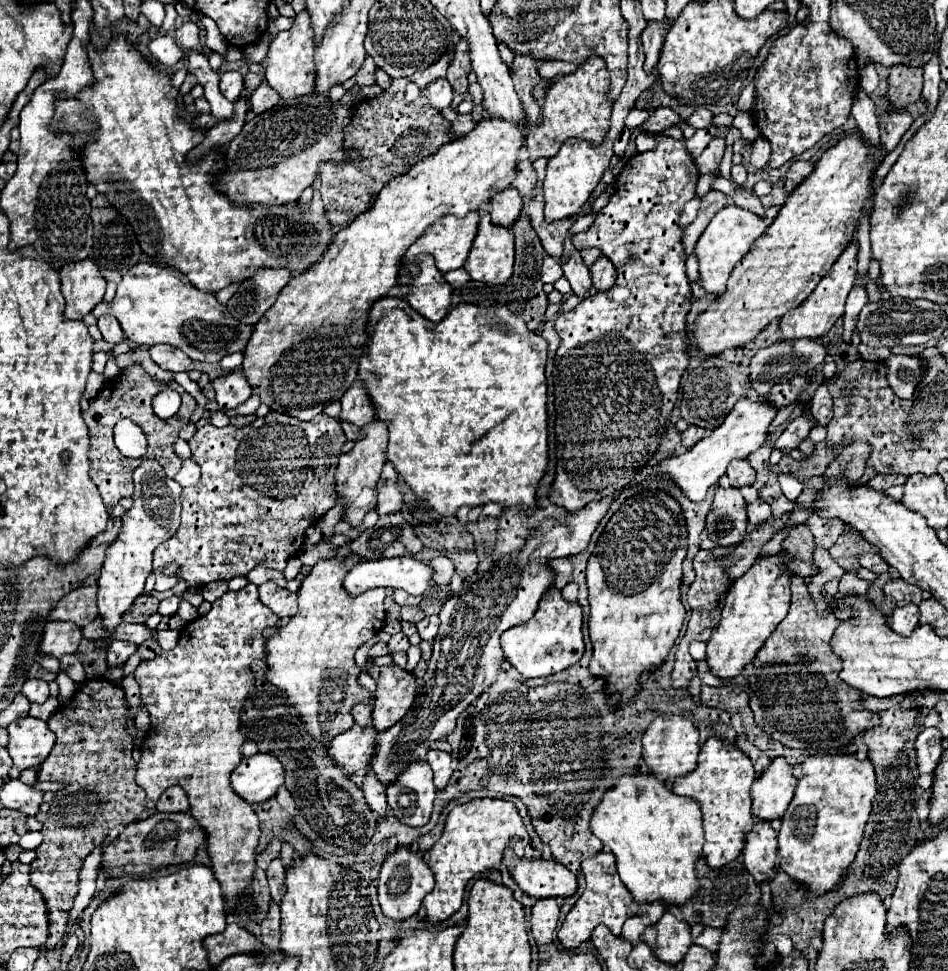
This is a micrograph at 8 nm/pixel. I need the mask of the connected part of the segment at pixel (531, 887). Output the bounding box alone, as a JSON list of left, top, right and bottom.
[504,848,578,898]

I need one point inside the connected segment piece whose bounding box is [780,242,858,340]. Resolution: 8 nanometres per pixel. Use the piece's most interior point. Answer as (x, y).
(818, 313)

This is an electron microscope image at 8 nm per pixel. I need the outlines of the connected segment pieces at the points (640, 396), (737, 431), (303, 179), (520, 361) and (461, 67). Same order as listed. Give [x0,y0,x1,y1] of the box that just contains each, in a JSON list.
[[548,134,698,512],[652,398,776,502],[216,96,362,204],[358,296,548,514],[448,38,470,94]]

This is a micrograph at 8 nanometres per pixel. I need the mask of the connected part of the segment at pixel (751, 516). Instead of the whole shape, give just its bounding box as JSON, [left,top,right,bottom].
[748,498,772,526]

